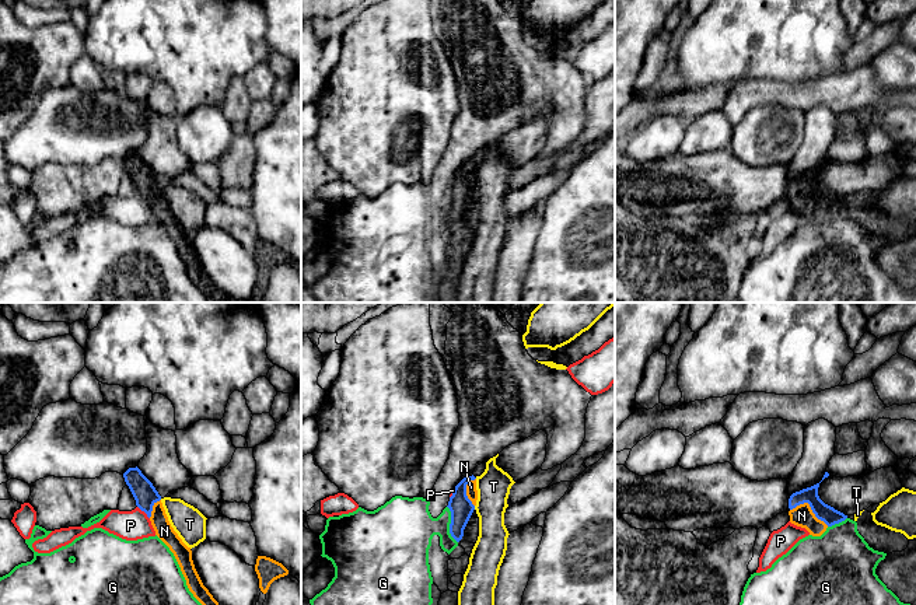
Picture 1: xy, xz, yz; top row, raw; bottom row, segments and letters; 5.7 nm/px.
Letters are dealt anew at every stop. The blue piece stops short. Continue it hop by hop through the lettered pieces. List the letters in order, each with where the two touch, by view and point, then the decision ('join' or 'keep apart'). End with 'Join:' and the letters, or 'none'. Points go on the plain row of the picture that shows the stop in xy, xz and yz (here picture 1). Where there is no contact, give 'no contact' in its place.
G: meets blue in xz at (450, 210); keep apart
N: meets blue in yz at (810, 192); join
P: meets blue in xy at (144, 198); keep apart
T: meets blue in xz at (474, 193); keep apart
Join: N

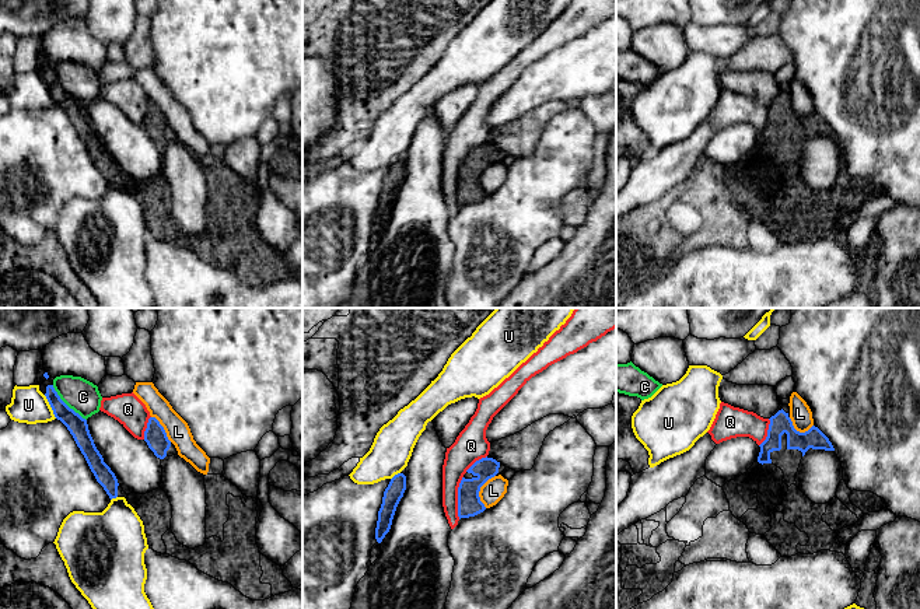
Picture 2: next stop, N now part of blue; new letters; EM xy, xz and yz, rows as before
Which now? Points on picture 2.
C: meets blue in xy at (66, 91); keep apart
L: meets blue in xz at (479, 177); keep apart
Q: meets blue in xz at (458, 184); keep apart
U: meets blue in xy at (51, 93); keep apart
Join: none

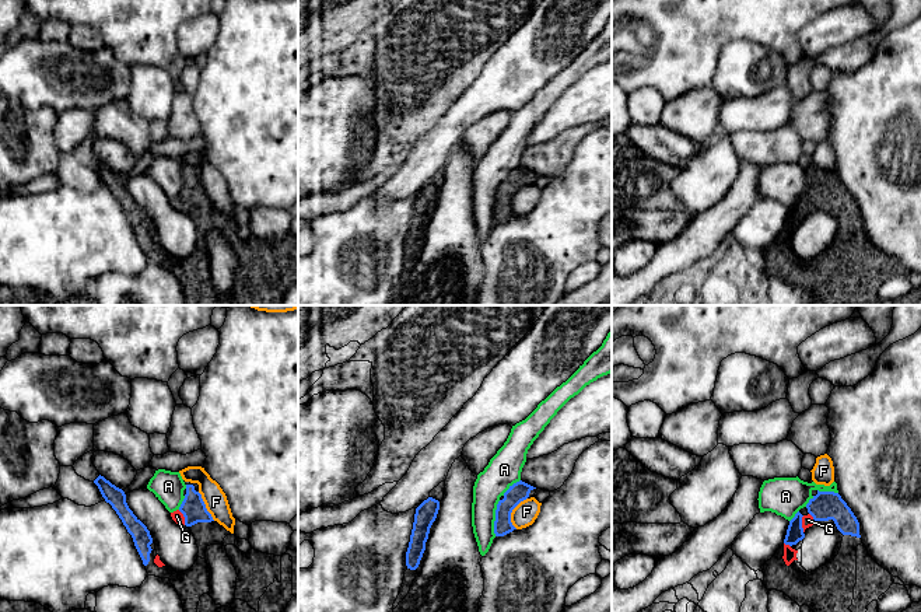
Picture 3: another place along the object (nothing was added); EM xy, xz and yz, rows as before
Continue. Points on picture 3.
A: meets blue in xz at (496, 205); keep apart
F: meets blue in xz at (511, 198); keep apart
G: meets blue in yz at (801, 210); join
Join: G

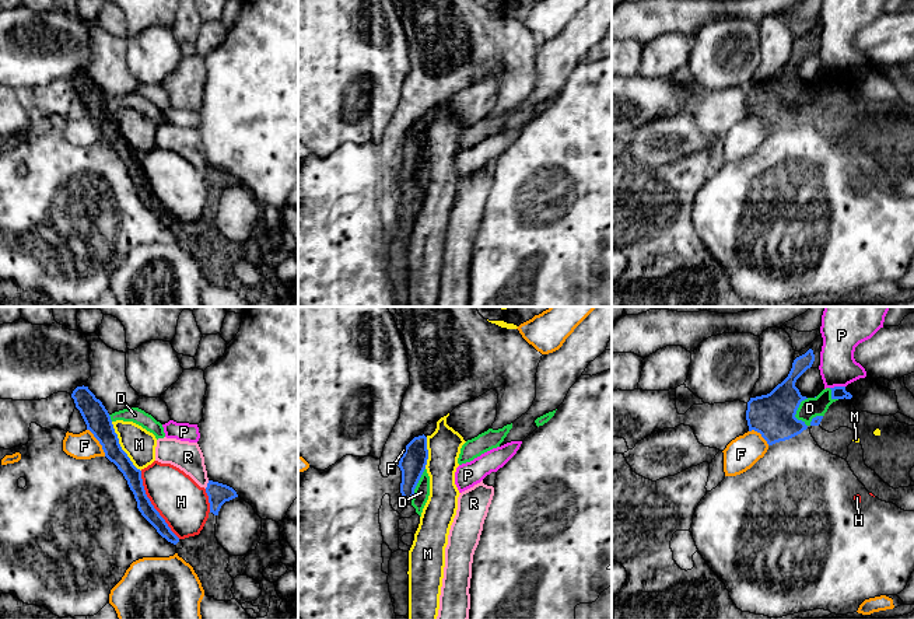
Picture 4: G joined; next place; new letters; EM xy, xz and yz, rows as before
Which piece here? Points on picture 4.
D: meets blue in yz at (795, 98); keep apart
F: meets blue in xy at (100, 129); keep apart
H: meets blue in xy at (151, 191); keep apart
M: meets blue in xy at (121, 133); keep apart
P: meets blue in yz at (837, 73); keep apart
R: meets blue in xy at (207, 171); keep apart
Join: none

